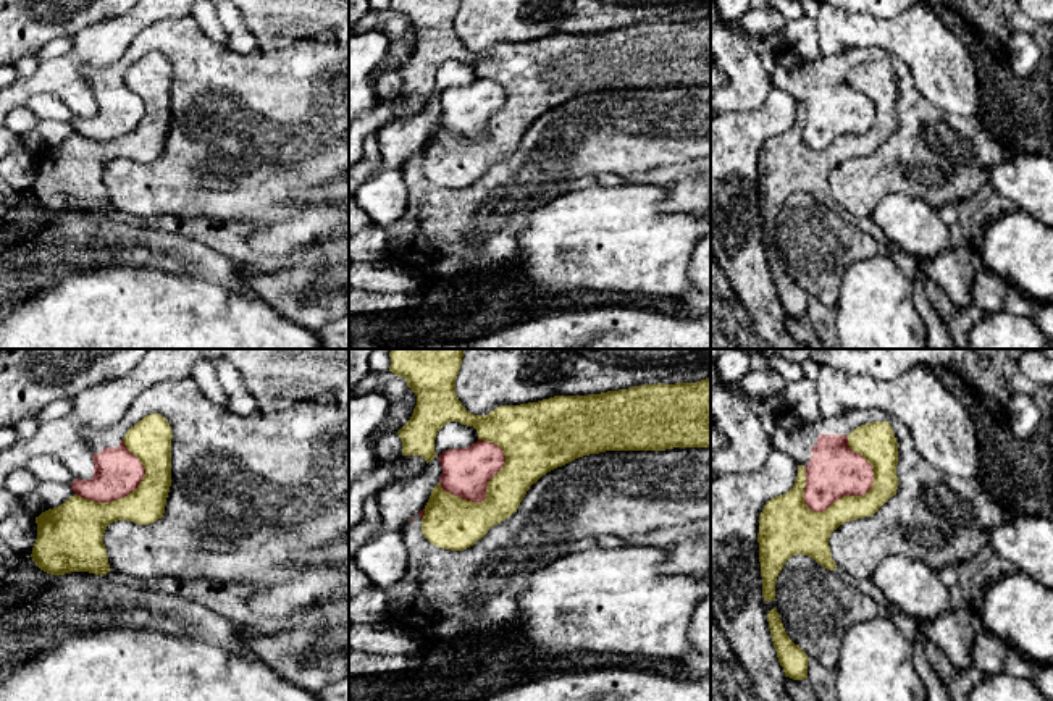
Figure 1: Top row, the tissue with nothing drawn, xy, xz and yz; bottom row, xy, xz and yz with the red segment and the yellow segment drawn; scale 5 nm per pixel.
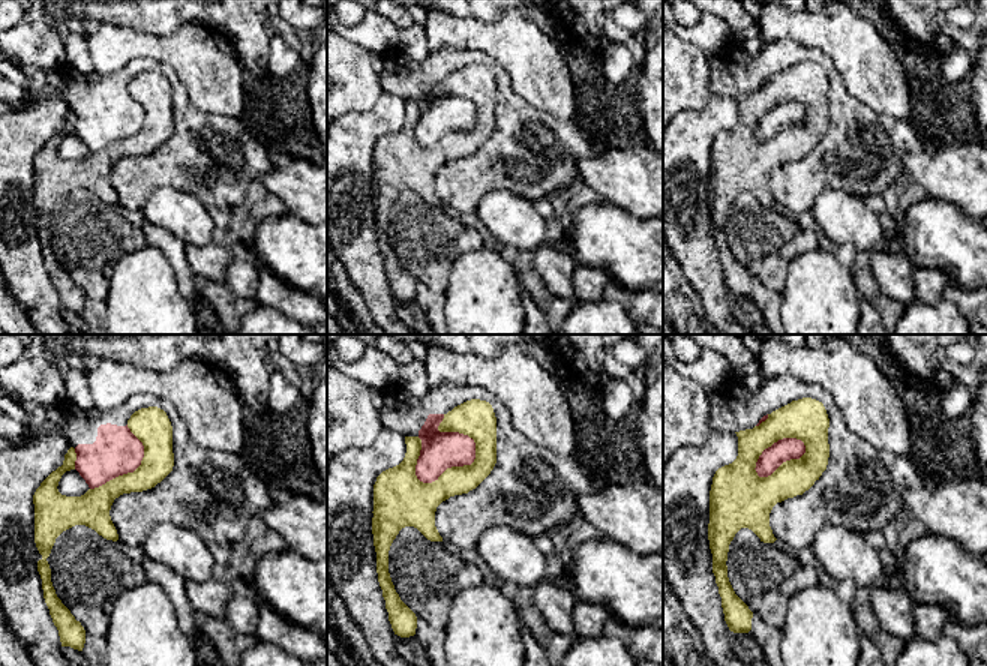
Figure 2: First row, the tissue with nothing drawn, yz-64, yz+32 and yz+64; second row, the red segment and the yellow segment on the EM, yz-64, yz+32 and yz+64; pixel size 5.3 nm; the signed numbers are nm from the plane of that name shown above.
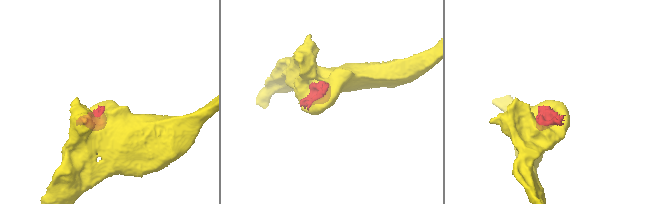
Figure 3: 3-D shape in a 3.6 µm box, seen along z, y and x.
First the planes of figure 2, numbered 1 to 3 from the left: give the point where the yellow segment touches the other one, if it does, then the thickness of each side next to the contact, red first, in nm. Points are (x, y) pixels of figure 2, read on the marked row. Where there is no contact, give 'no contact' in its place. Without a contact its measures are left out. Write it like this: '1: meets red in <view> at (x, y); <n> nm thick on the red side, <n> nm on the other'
1: meets red in yz-64 at (134, 470); 260 nm thick on the red side, 190 nm on the other
2: meets red in yz+32 at (474, 450); 200 nm thick on the red side, 200 nm on the other
3: meets red in yz+64 at (785, 461); 120 nm thick on the red side, 220 nm on the other

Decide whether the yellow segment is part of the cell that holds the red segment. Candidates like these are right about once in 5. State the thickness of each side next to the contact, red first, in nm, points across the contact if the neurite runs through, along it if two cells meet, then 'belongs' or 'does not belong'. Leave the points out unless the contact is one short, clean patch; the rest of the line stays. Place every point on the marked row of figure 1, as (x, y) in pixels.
calibres 260 and 200 nm; does not belong

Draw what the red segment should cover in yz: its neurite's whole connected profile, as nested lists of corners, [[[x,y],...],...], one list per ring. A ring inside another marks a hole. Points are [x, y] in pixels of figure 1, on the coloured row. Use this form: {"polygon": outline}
{"polygon": [[[785,407],[775,415],[770,446],[788,454],[806,468],[804,504],[814,510],[827,510],[843,496],[862,496],[874,483],[872,465],[848,446],[848,434],[861,425],[888,422],[898,443],[898,489],[874,515],[850,520],[832,531],[830,554],[838,570],[850,578],[871,578],[877,565],[888,556],[908,556],[938,570],[959,562],[975,560],[990,546],[988,528],[1005,522],[1003,509],[993,502],[975,478],[943,473],[930,465],[912,444],[908,426],[879,409],[859,409],[845,415],[819,415],[804,422]]]}

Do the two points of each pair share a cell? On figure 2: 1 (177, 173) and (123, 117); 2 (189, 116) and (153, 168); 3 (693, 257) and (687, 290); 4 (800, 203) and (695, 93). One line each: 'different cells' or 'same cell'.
1: same cell
2: same cell
3: different cells
4: different cells

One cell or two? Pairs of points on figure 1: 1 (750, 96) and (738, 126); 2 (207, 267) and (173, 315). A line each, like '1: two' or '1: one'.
1: two
2: two

